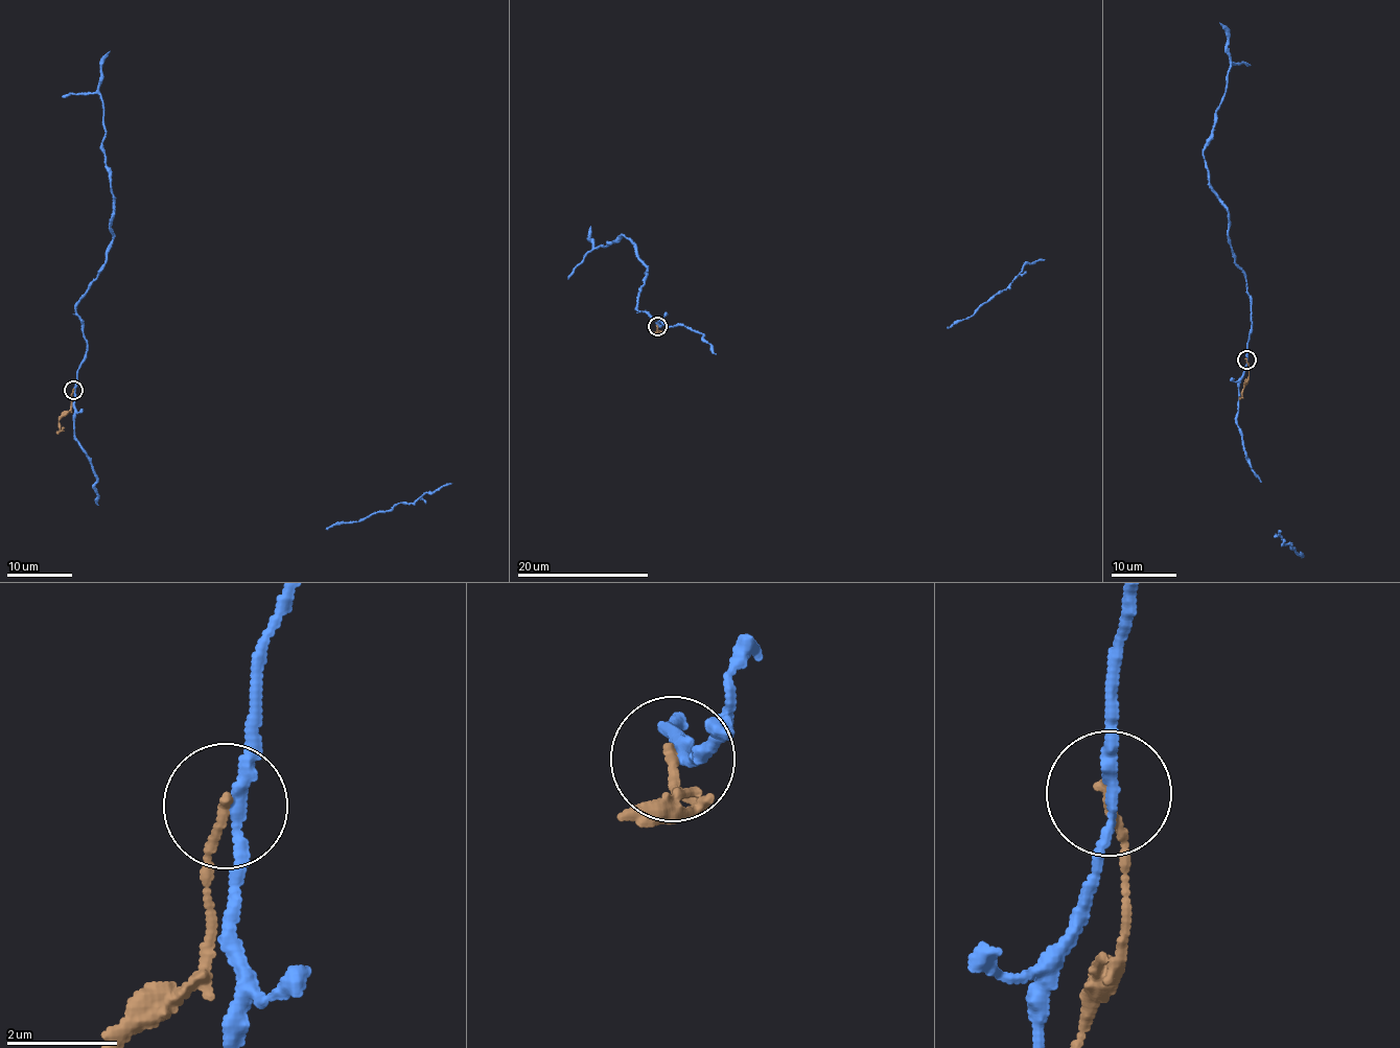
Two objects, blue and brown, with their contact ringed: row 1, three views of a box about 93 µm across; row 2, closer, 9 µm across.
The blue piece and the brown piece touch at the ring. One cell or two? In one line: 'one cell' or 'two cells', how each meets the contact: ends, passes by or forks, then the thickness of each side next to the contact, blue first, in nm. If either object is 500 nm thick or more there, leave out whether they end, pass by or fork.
two cells; blue passes by; brown ends there; 200 nm thick on the blue side, 160 nm on the other

